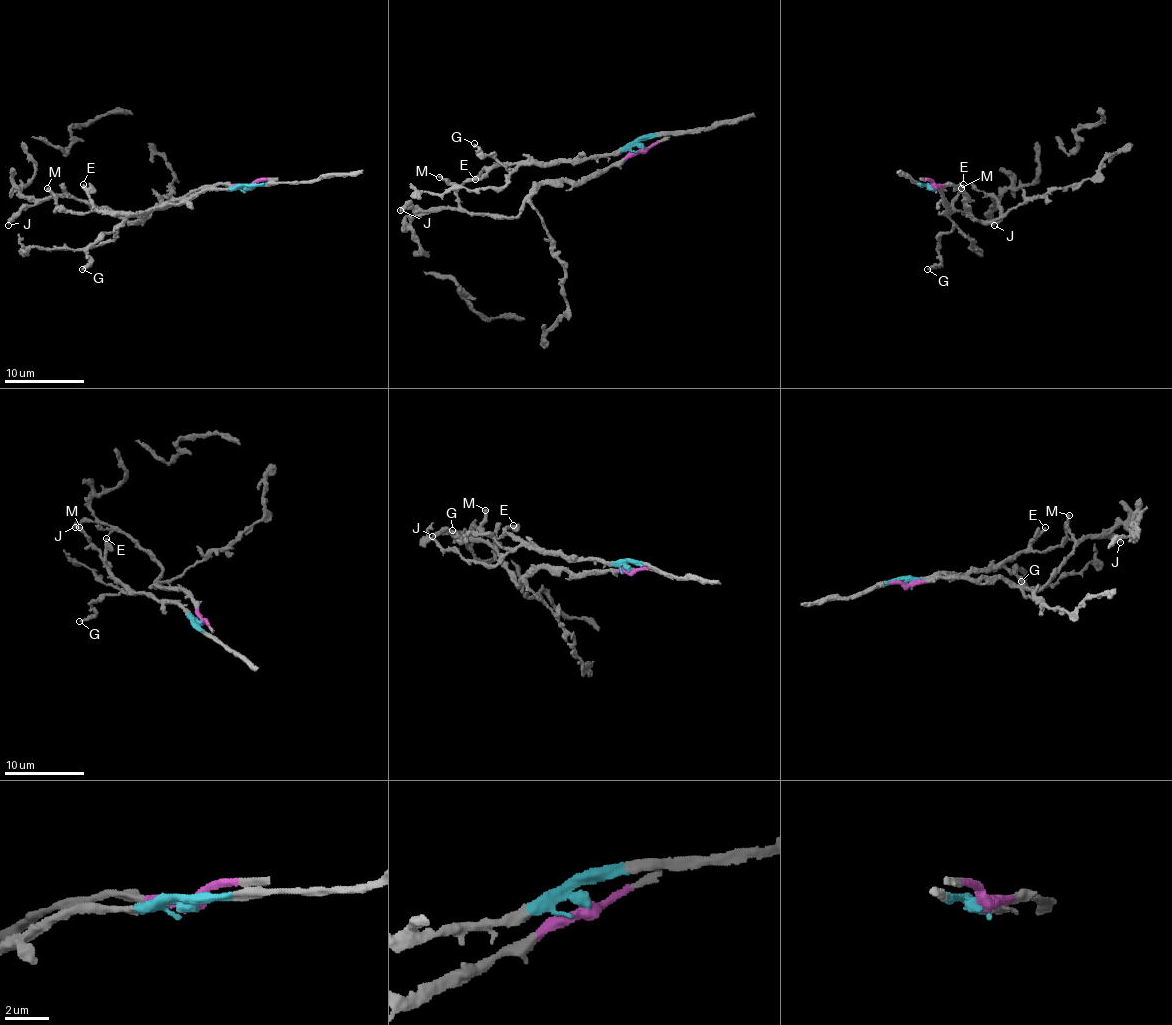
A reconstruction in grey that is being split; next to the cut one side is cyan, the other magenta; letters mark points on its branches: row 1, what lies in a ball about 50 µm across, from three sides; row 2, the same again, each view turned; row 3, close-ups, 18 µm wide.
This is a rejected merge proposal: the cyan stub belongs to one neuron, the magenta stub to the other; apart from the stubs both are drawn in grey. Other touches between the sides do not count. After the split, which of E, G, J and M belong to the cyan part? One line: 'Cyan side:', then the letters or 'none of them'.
Cyan side: E, G, M

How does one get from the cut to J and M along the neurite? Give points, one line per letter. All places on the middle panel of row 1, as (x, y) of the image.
J: (641, 147), (577, 181), (546, 181), (516, 216), (434, 208), (401, 210)
M: (641, 147), (621, 147), (611, 153), (570, 161), (494, 165), (480, 179), (466, 179), (456, 185), (438, 177)

